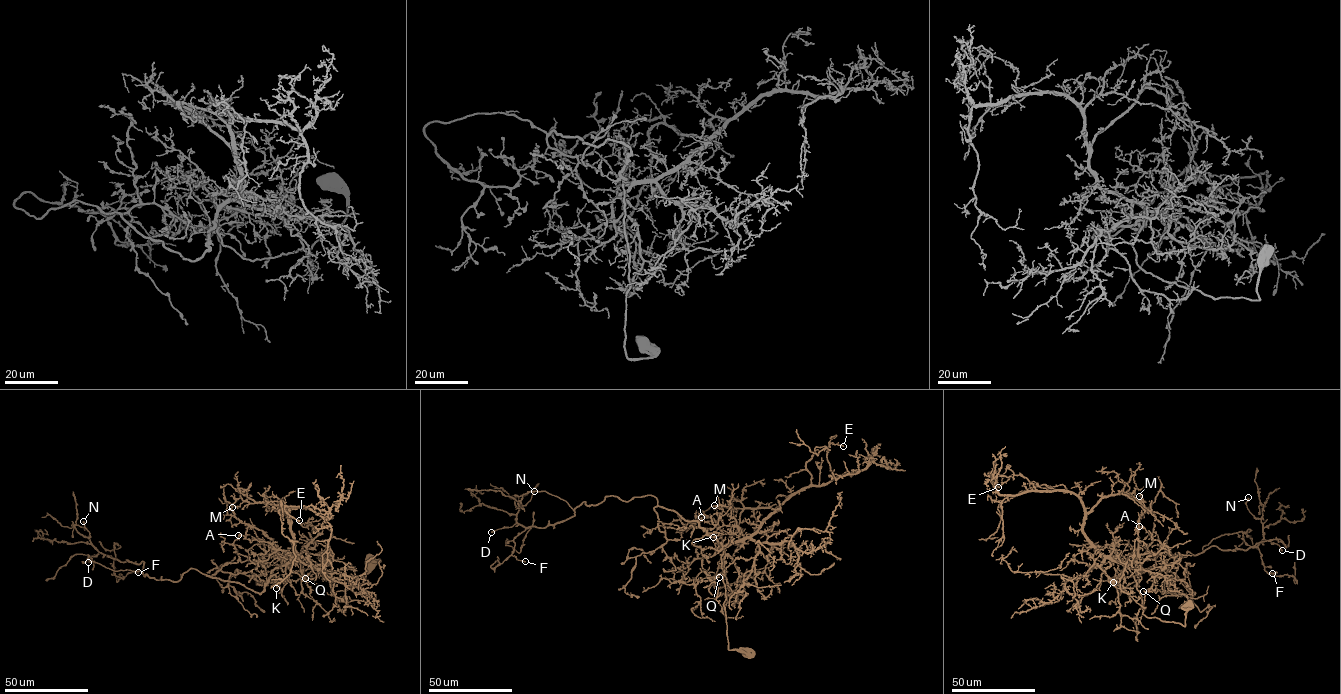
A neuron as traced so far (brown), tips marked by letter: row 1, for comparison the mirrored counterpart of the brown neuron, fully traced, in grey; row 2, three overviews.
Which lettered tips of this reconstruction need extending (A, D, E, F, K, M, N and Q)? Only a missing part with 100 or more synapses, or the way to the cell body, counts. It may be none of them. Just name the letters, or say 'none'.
none

